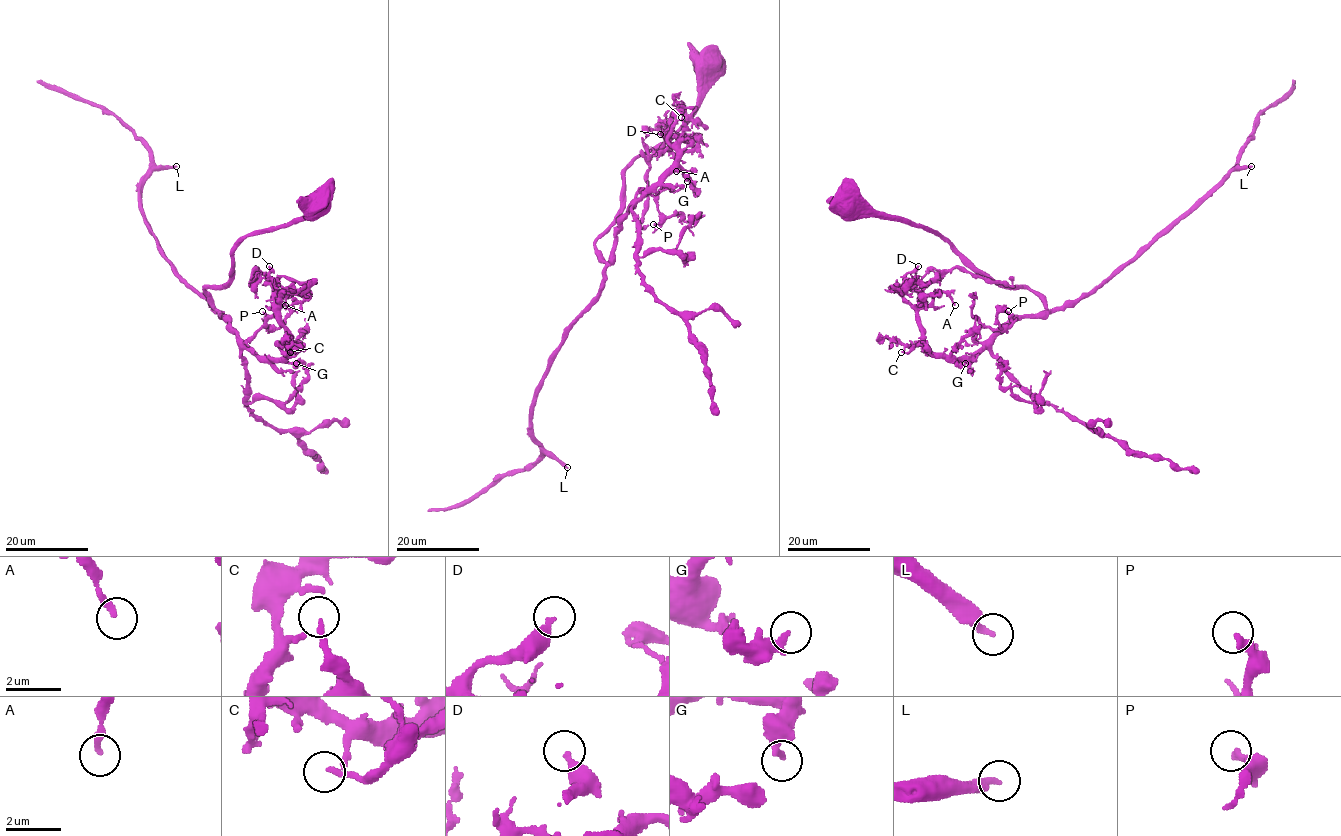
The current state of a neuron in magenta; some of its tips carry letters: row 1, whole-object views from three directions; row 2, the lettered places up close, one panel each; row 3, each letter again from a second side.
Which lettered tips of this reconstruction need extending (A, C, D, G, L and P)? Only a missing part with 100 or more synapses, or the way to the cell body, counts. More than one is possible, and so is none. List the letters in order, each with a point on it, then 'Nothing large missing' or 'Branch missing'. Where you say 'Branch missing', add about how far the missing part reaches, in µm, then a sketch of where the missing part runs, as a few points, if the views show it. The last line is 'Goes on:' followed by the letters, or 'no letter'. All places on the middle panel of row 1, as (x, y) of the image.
A: Place: (676, 171). Nothing large missing
C: Place: (681, 117). Nothing large missing
D: Place: (660, 134). Nothing large missing
G: Place: (687, 181). Nothing large missing
L: Place: (567, 467). Branch missing. Missing length about 90 µm
P: Place: (653, 224). Nothing large missing
Goes on: L

